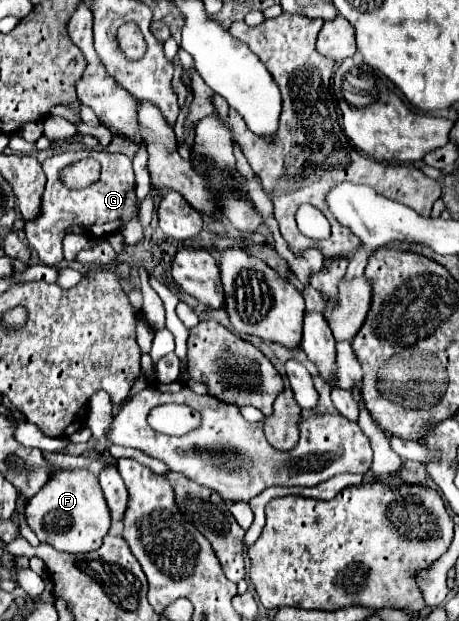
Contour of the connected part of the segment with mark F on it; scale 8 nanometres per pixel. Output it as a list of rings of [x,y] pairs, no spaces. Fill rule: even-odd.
[[[83,469],[63,471],[51,479],[51,483],[27,501],[25,519],[41,543],[49,543],[65,553],[87,553],[99,549],[111,523],[109,507],[103,499],[97,477]]]

